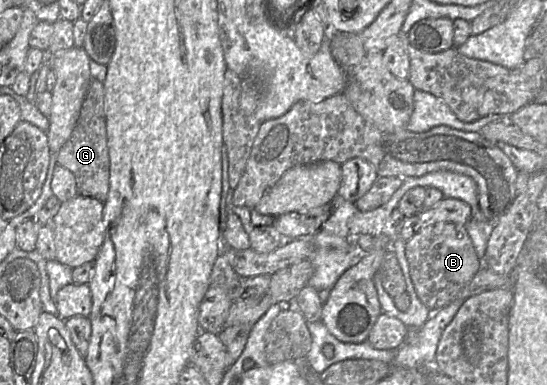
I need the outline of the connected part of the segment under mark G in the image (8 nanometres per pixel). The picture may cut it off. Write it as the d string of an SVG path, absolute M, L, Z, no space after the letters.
M91 78L78 120L69 139L56 154L55 160L57 164L73 173L78 194L102 202L106 200L109 191L110 162L104 113L104 87L99 80Z

